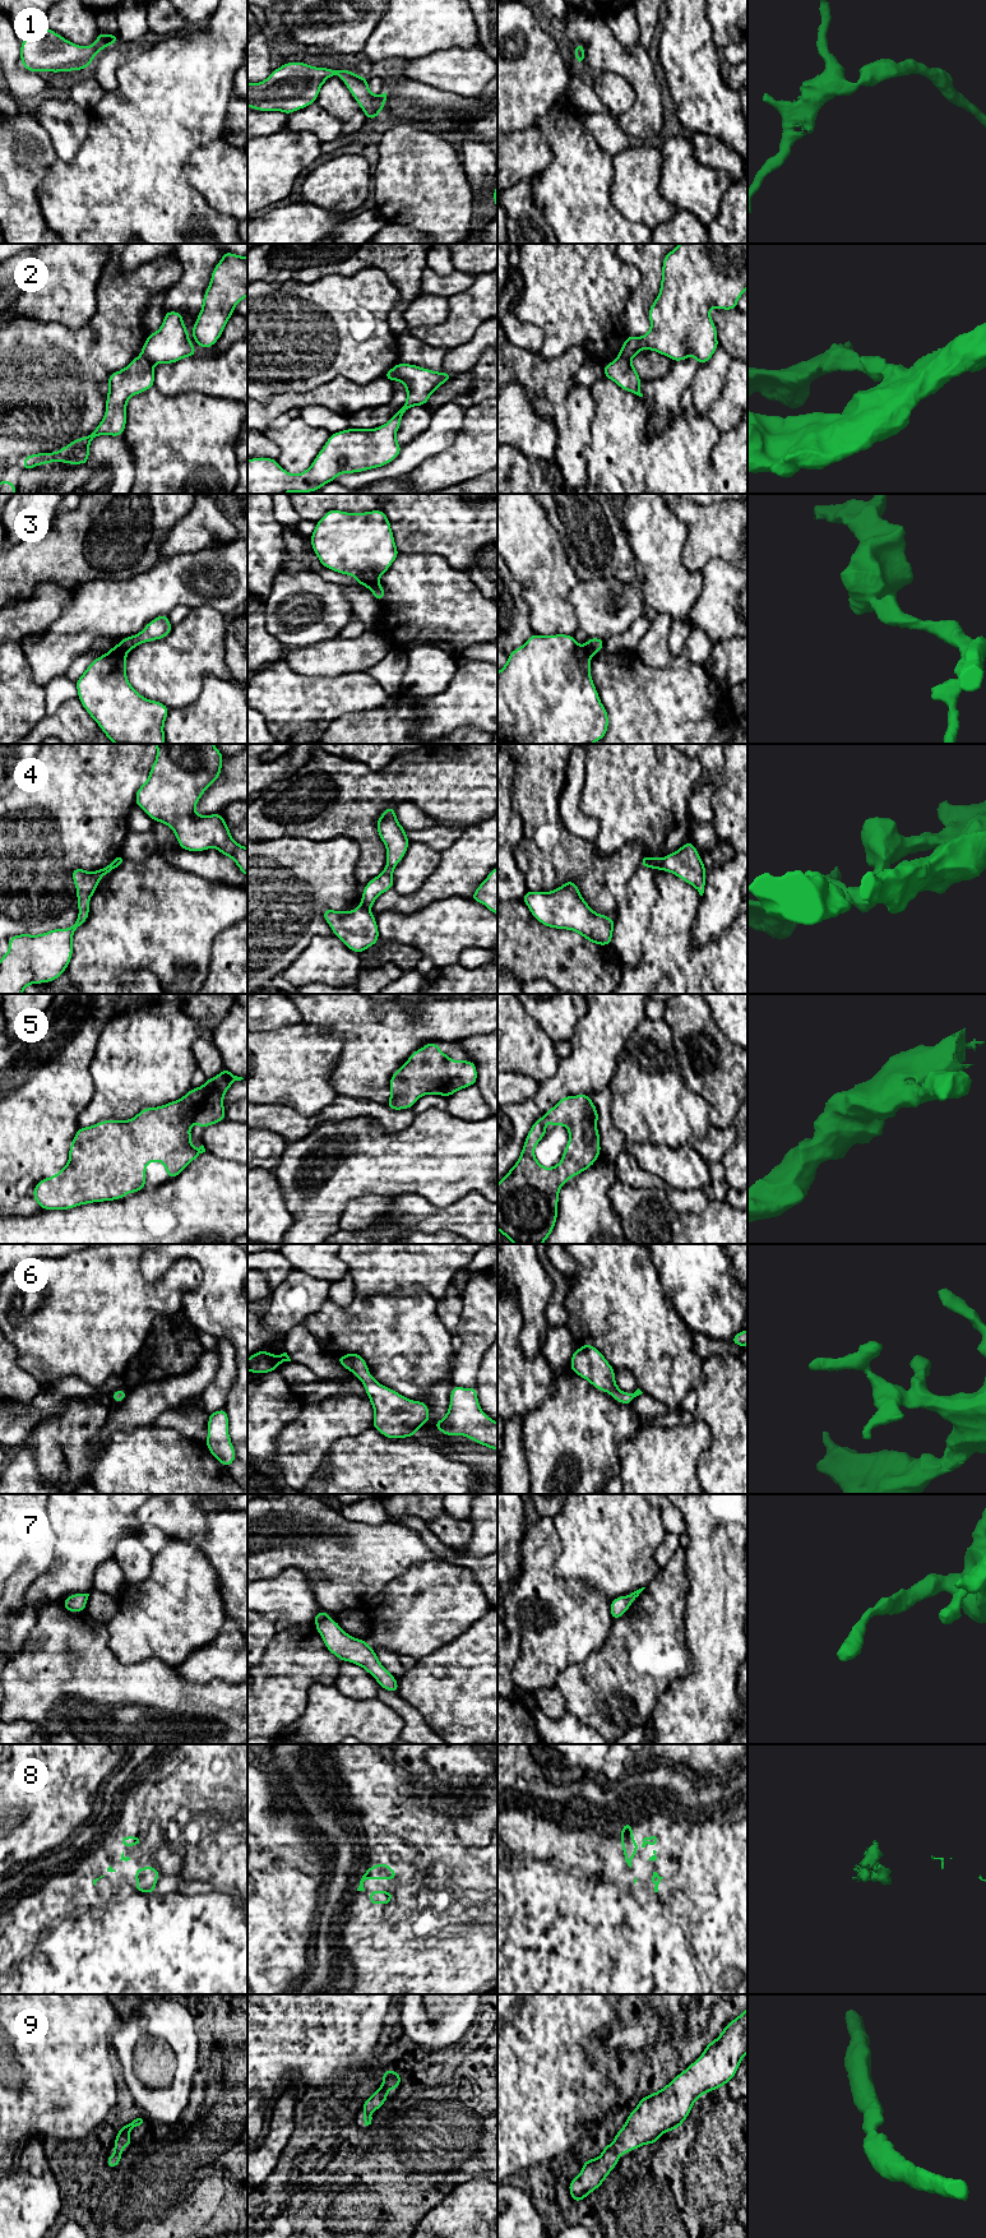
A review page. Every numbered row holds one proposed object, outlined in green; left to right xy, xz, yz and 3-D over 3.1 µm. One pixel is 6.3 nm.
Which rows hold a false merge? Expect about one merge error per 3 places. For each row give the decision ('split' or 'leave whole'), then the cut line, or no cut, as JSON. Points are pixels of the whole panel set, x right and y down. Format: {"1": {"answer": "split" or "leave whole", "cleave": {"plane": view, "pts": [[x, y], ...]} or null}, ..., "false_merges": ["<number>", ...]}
{"1": {"answer": "leave whole", "cleave": null}, "2": {"answer": "split", "cleave": {"plane": "xz", "pts": [[396, 366], [393, 379]]}}, "3": {"answer": "split", "cleave": {"plane": "xy", "pts": [[116, 646], [128, 651]]}}, "4": {"answer": "split", "cleave": {"plane": "yz", "pts": [[662, 859], [660, 868]]}}, "5": {"answer": "leave whole", "cleave": null}, "6": {"answer": "leave whole", "cleave": null}, "7": {"answer": "leave whole", "cleave": null}, "8": {"answer": "leave whole", "cleave": null}, "9": {"answer": "leave whole", "cleave": null}, "false_merges": ["2", "3", "4"]}

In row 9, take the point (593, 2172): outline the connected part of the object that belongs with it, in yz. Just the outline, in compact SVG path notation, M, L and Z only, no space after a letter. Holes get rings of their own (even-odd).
M747 2008L727 2025L718 2038L707 2044L700 2057L685 2071L680 2072L668 2085L648 2096L640 2098L636 2108L628 2116L624 2127L616 2131L612 2144L603 2145L602 2154L596 2159L583 2161L577 2178L569 2181L569 2192L574 2202L582 2201L607 2178L610 2172L619 2164L619 2155L626 2155L643 2145L653 2145L665 2132L679 2128L694 2105L705 2093L710 2093L736 2076L742 2058L747 2054Z

